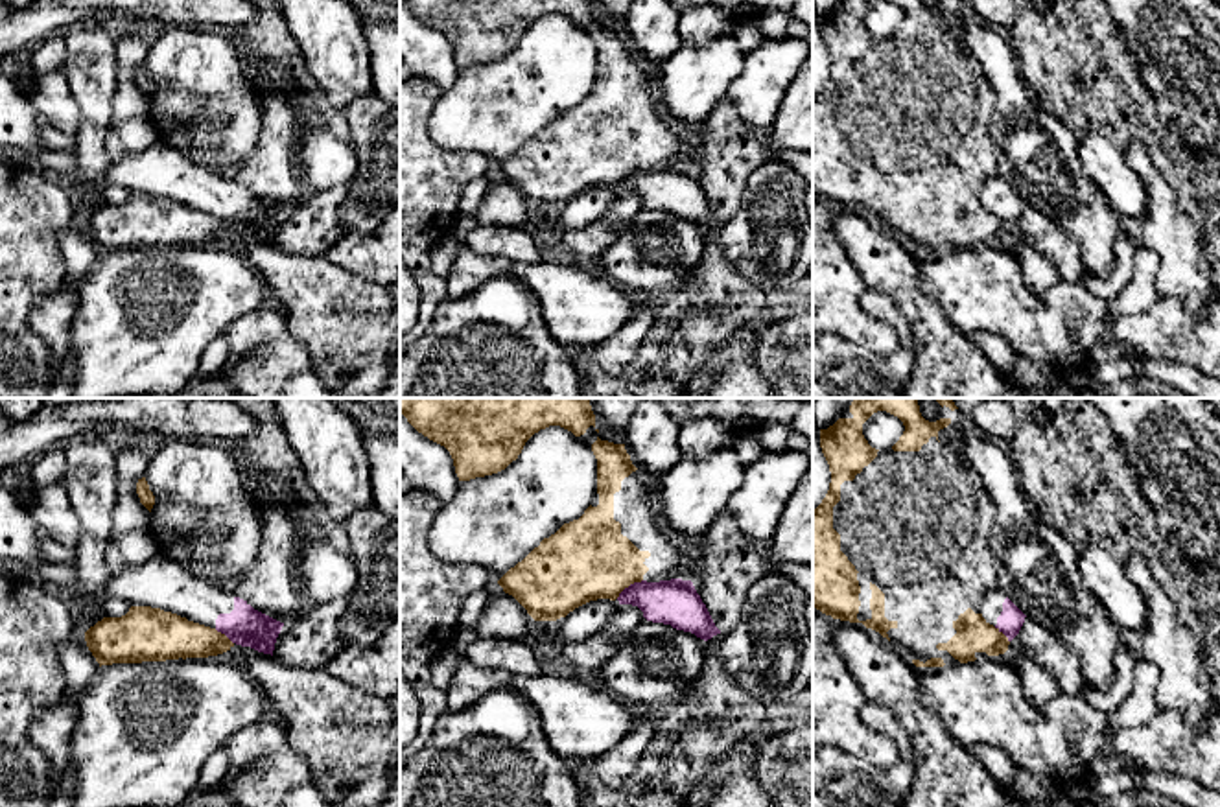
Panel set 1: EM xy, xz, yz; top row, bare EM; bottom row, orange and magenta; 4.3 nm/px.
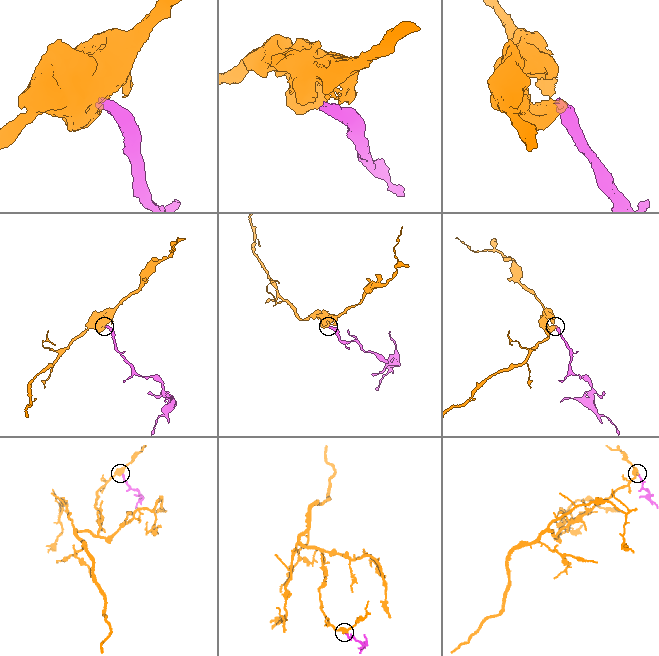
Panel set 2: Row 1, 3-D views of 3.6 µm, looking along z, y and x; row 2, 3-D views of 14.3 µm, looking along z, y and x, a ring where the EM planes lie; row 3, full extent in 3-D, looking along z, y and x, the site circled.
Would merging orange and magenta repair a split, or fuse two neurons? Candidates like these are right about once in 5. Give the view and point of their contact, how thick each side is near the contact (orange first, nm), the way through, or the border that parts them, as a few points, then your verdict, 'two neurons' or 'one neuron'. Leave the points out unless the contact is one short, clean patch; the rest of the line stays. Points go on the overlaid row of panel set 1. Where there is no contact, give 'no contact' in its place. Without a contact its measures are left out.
contact xz (629, 584); calibres 360 and 200 nm; border xz (642, 579), (629, 584), (616, 597); two neurons

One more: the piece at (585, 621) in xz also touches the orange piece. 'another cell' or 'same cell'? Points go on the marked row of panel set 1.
another cell

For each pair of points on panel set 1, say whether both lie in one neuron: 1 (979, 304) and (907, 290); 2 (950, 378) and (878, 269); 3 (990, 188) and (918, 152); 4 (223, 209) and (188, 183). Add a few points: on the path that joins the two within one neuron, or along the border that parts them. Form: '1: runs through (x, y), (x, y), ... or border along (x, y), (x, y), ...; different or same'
1: border along (916, 255), (918, 286), (942, 308), (953, 325); different
2: runs through (942, 350), (927, 319), (905, 297); same
3: border along (996, 170), (981, 190), (981, 201), (994, 214); different
4: runs through (214, 199), (198, 187); same

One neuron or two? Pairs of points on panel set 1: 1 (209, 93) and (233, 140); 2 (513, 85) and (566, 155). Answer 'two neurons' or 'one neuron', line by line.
1: one neuron
2: two neurons

